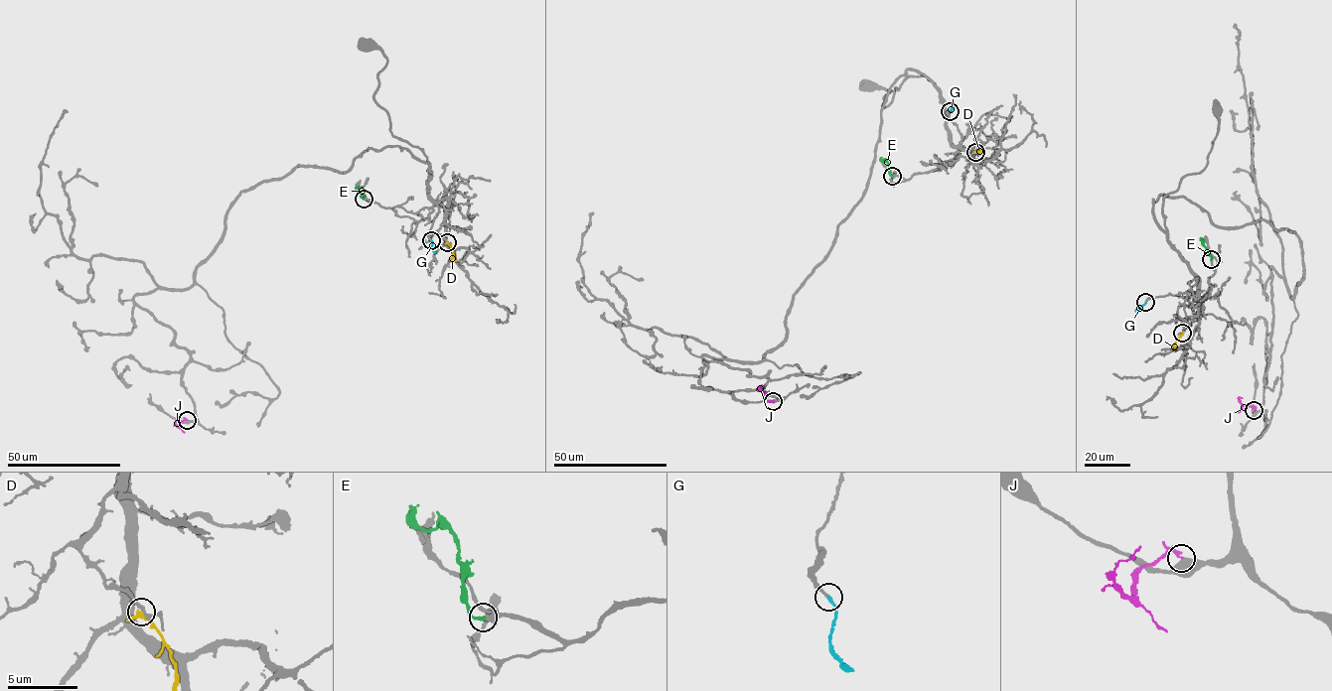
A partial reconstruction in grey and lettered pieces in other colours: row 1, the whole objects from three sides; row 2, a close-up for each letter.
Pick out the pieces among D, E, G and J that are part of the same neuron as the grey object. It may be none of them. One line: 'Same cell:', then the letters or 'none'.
Same cell: G

